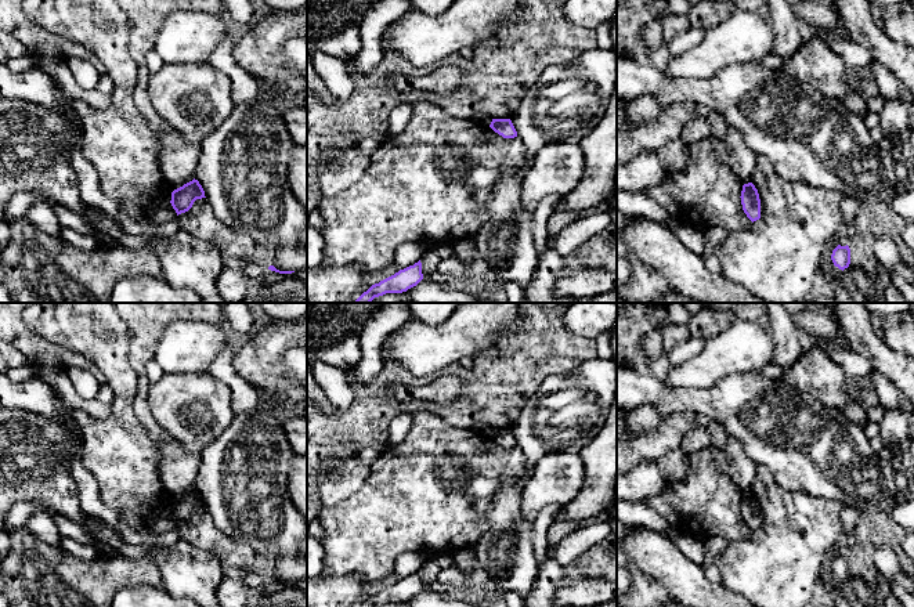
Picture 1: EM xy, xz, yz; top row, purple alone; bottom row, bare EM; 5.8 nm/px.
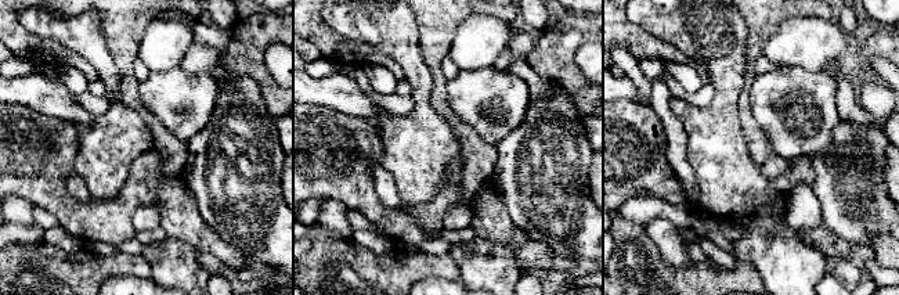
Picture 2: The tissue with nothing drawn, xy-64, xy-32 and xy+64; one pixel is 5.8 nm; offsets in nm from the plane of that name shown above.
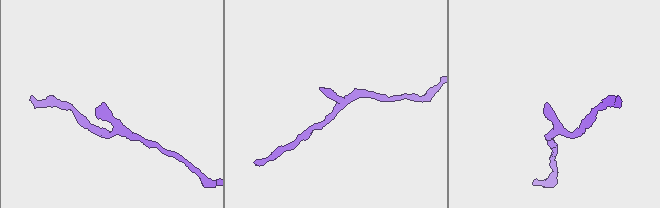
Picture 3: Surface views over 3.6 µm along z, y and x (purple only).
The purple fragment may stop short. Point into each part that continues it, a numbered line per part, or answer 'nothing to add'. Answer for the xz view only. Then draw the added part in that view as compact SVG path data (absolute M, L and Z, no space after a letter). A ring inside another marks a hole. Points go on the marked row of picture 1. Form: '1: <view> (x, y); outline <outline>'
nothing to add

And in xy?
nothing to add

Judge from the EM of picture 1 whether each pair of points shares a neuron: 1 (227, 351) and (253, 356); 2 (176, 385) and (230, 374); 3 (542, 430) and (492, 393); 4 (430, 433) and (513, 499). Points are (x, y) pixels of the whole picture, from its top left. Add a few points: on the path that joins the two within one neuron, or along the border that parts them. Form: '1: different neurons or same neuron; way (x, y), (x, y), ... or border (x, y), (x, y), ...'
1: different neurons; border (235, 350), (232, 367), (249, 382)
2: different neurons; border (208, 372), (228, 387), (230, 405)
3: different neurons; border (538, 386), (509, 427)
4: different neurons; border (527, 469), (501, 481), (487, 517)

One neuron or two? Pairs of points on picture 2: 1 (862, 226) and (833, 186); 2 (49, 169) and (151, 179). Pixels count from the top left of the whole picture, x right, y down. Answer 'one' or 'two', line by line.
1: one
2: one

